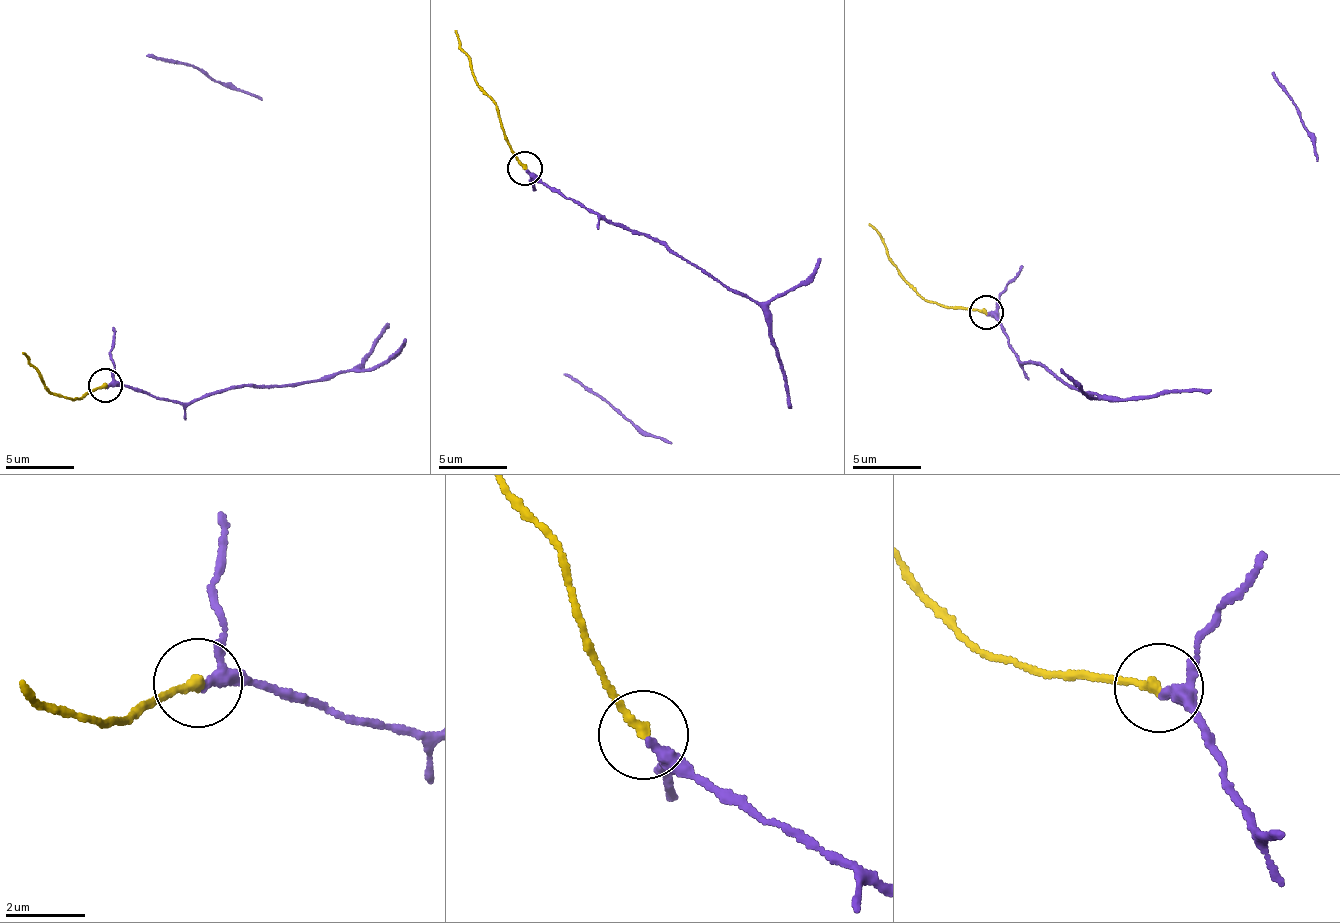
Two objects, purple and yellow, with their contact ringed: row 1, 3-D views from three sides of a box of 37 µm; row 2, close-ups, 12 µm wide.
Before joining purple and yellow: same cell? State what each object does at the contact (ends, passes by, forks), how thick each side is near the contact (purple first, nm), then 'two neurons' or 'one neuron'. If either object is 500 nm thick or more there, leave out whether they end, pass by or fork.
purple passes by | yellow ends | 220/240 nm | one neuron

